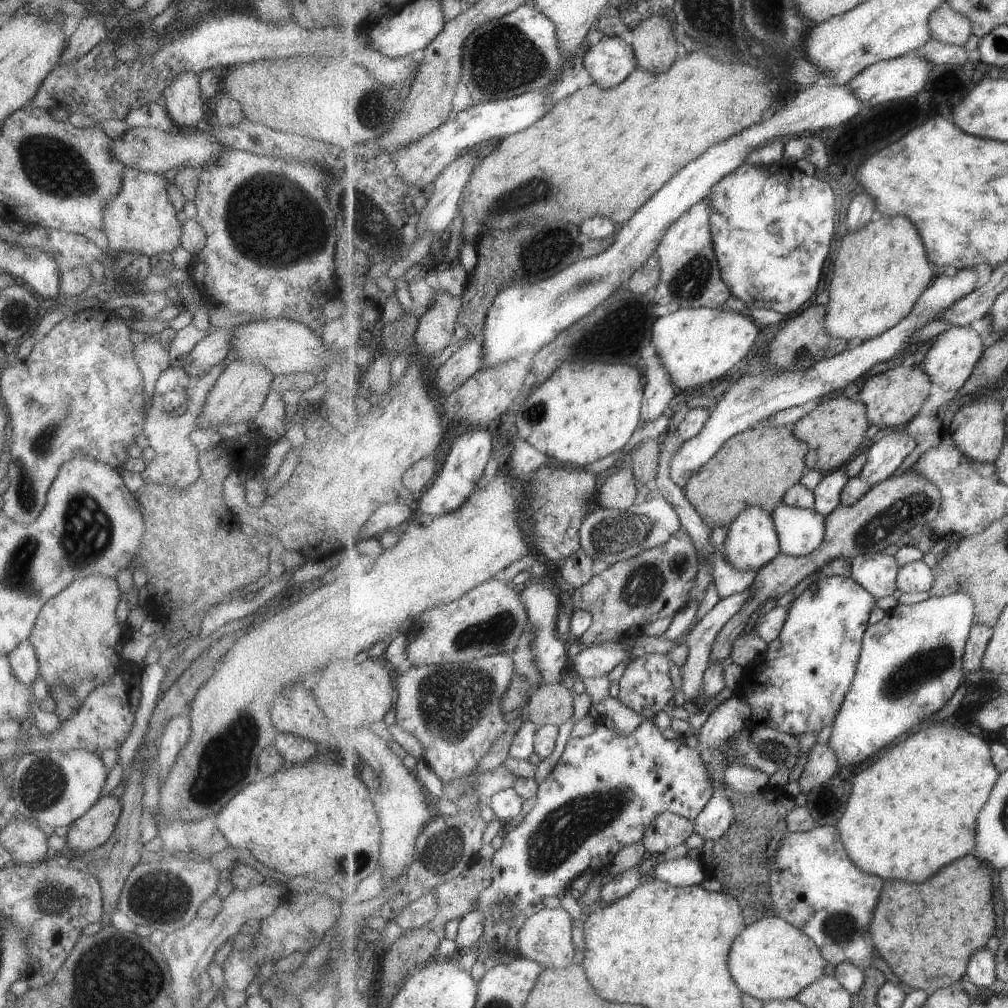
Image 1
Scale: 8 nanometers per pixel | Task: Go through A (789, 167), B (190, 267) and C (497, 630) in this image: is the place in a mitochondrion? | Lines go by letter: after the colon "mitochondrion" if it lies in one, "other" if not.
A: other
B: other
C: mitochondrion

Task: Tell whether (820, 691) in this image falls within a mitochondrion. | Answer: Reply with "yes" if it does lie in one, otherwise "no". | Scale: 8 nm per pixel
no

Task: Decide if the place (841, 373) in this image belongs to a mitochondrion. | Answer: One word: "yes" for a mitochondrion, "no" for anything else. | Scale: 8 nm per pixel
no

